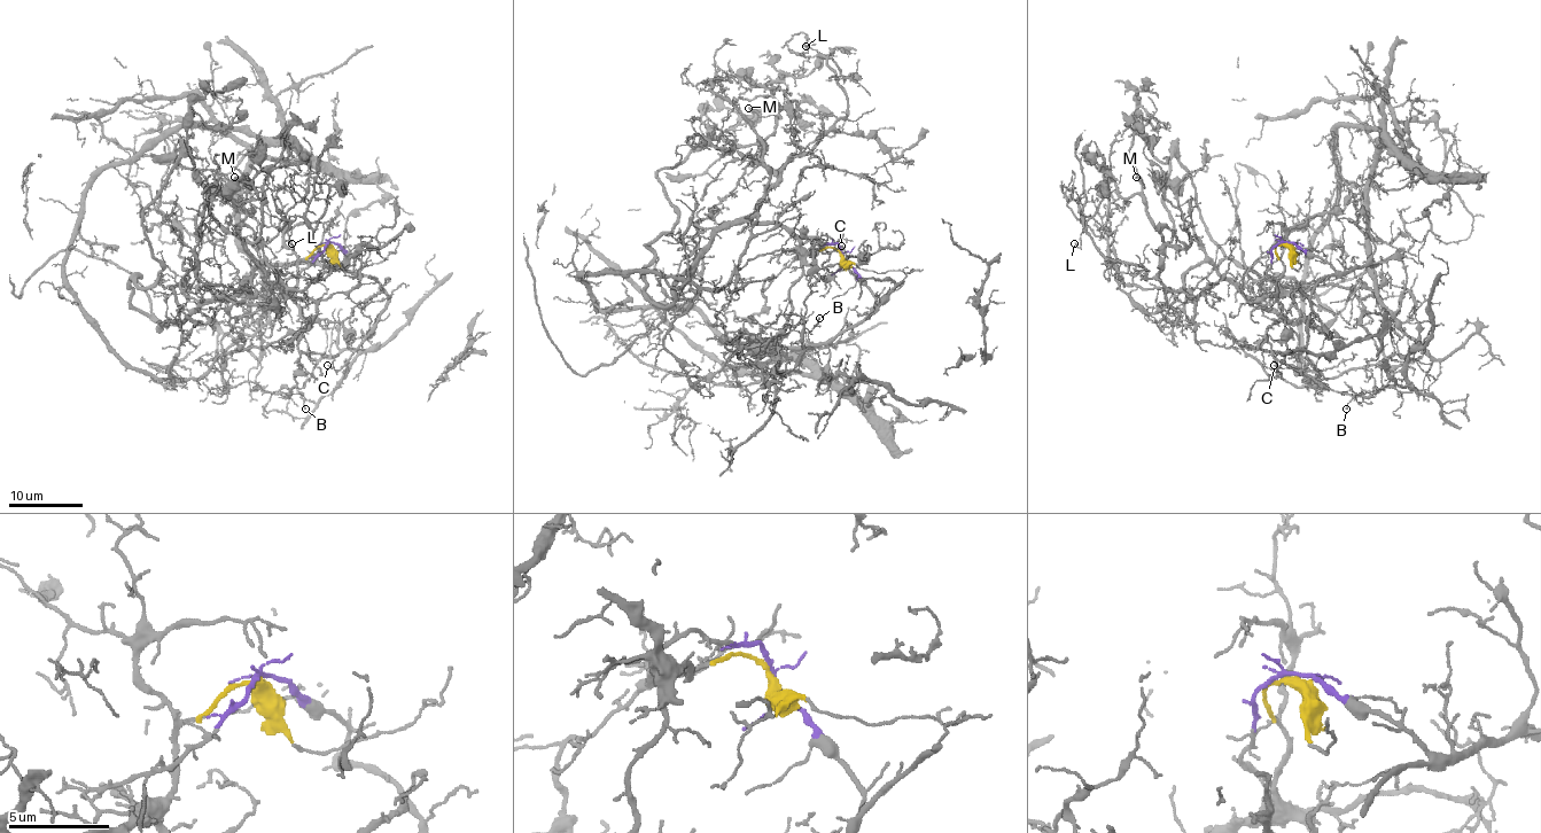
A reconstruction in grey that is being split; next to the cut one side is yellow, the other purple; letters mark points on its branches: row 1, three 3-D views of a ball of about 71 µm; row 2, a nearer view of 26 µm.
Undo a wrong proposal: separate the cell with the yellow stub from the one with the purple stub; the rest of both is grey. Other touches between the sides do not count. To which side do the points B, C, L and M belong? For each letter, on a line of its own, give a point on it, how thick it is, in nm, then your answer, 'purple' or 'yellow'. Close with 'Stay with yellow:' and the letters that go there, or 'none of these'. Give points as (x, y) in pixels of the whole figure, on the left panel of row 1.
B: (305, 409) | 130 nm | yellow
C: (327, 365) | 120 nm | purple
L: (292, 243) | 90 nm | yellow
M: (234, 177) | 140 nm | yellow
Stay with yellow: B, L, M

